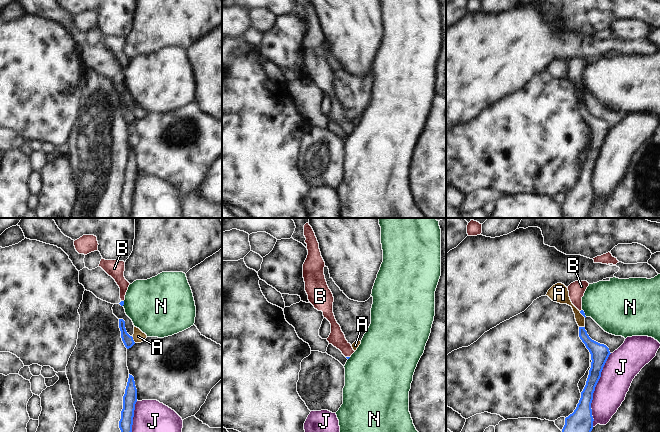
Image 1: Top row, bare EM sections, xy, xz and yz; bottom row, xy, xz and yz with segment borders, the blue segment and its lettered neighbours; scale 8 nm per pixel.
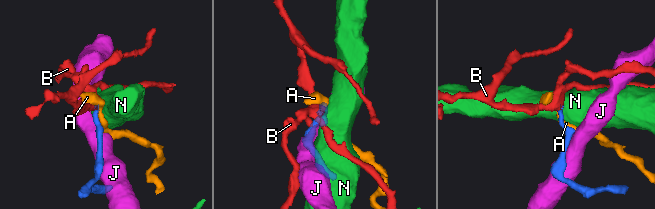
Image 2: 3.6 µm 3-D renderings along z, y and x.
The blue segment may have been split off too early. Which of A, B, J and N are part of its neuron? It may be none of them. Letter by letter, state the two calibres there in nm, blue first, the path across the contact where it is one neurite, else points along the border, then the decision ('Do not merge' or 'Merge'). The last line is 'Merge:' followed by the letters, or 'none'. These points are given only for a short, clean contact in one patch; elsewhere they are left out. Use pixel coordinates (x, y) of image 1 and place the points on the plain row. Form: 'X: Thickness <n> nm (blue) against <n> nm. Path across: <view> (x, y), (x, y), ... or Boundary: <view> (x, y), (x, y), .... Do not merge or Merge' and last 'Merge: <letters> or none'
A: Thickness 90 nm (blue) against 90 nm. Boundary: xy (132, 113), (135, 118). Do not merge
B: Thickness 20 nm (blue) against 130 nm. Path across: xz (346, 133), (348, 133), (346, 124), (337, 114). Merge
J: Thickness 170 nm (blue) against 260 nm. Do not merge
N: Thickness 30 nm (blue) against 400 nm. Boundary: yz (582, 85), (586, 92). Do not merge
Merge: B

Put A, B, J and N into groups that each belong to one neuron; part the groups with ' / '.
A / B / J / N

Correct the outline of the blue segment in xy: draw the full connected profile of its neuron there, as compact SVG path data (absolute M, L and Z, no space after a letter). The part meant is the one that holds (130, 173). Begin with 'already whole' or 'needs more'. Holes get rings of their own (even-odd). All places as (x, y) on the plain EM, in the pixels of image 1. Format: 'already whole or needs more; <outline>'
already whole; M129 150L125 170L123 172L123 185L121 187L121 195L119 204L122 210L122 218L130 218L135 180L137 178L137 165L134 153Z

